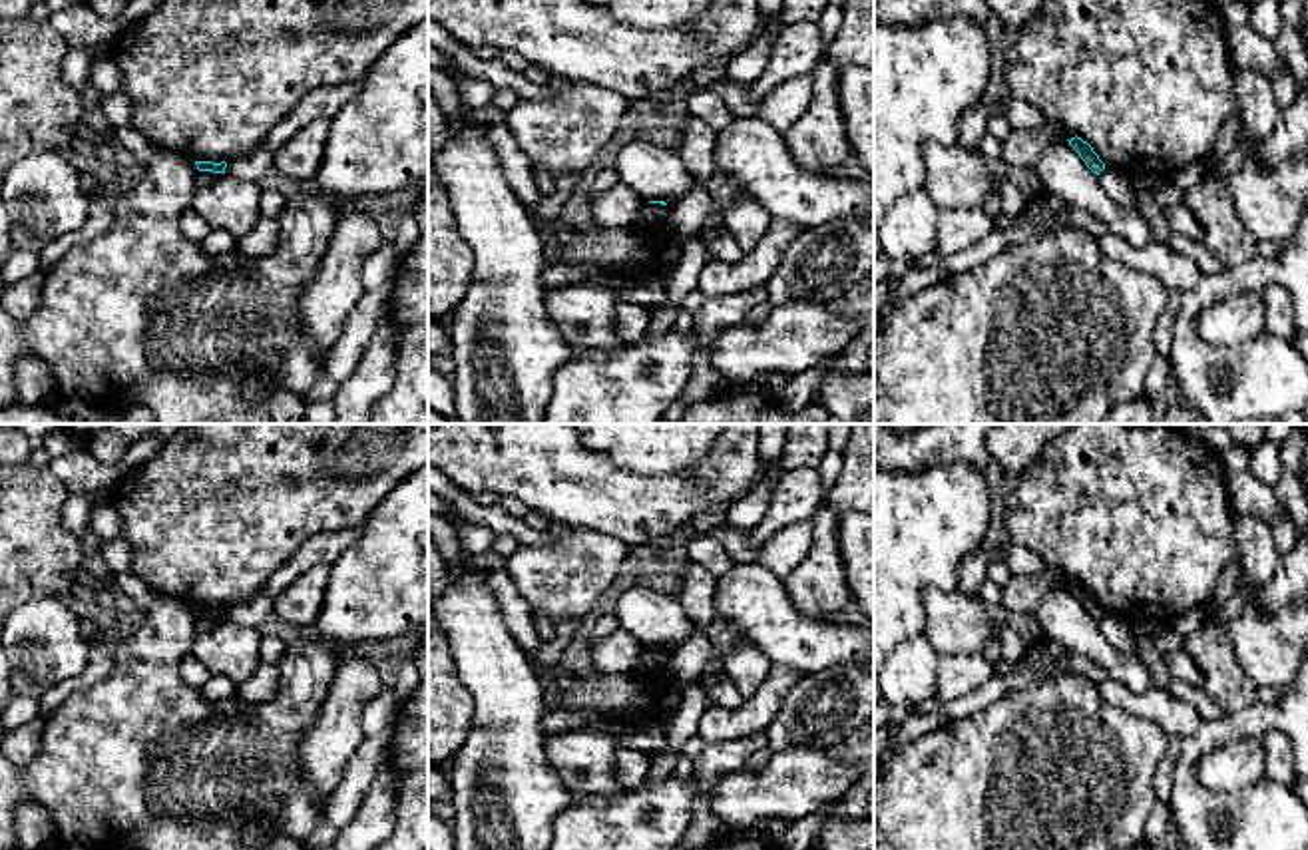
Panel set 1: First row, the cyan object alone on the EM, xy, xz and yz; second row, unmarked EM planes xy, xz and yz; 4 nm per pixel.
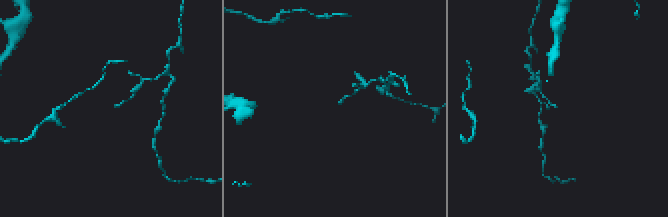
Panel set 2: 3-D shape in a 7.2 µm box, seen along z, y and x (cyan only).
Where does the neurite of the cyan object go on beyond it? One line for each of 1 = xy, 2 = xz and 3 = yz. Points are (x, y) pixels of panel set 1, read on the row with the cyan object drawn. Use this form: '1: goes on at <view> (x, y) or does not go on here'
1: does not go on here
2: does not go on here
3: does not go on here

